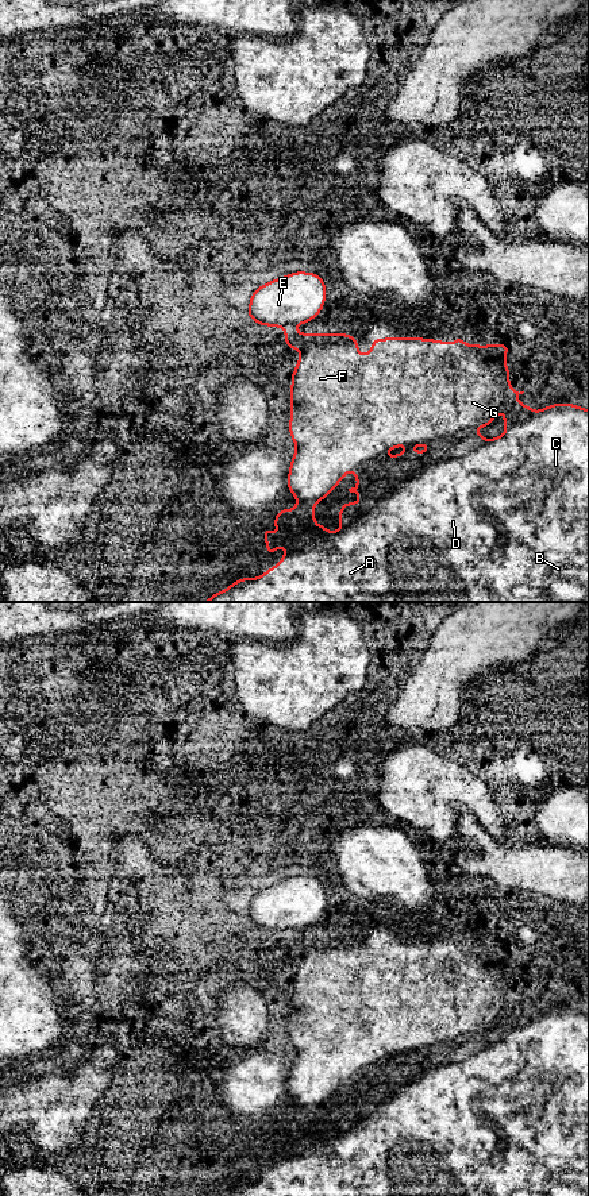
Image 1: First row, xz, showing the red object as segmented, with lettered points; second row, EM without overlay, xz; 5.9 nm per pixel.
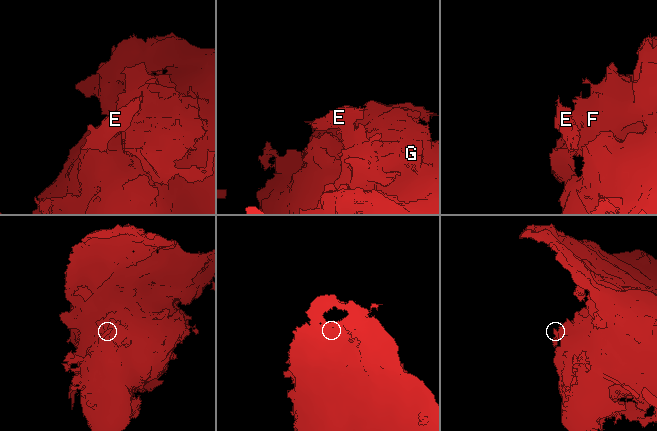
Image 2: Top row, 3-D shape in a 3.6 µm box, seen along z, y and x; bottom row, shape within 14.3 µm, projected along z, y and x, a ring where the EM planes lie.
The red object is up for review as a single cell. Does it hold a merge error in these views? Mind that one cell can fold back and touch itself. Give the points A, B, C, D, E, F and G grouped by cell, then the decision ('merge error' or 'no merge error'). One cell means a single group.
A B C D F G / E | merge error

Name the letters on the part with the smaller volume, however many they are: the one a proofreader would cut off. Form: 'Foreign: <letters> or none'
Foreign: E

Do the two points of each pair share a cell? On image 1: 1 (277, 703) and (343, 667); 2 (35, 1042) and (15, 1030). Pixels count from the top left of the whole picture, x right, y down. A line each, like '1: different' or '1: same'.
1: same
2: different

